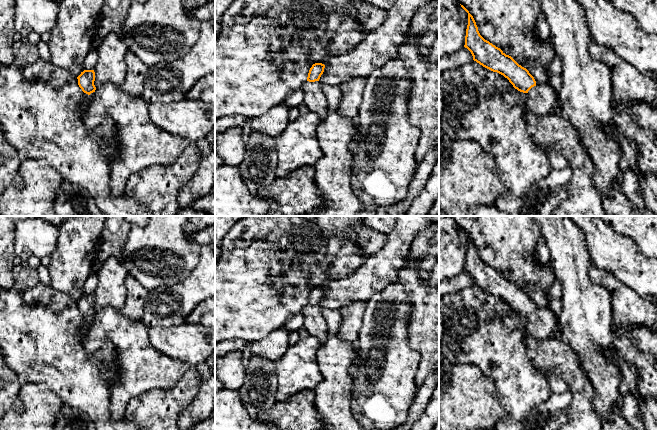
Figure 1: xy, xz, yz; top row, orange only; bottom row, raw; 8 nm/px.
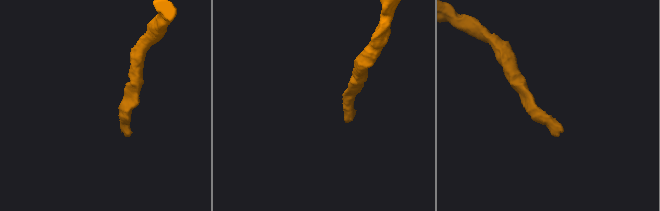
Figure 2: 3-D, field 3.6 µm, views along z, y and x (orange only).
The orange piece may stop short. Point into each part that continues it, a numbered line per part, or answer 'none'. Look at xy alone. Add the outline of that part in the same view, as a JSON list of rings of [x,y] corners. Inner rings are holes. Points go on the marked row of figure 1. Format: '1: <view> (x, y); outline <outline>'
1: xy (87, 98); outline [[[95,92],[91,93],[90,95],[84,93],[83,100],[82,100],[82,107],[83,107],[83,109],[86,109],[87,108],[89,102],[93,98],[94,94],[95,94]]]

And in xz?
1: xz (314, 98); outline [[[305,82],[301,89],[304,92],[304,104],[310,112],[316,113],[323,120],[327,115],[328,102],[324,92],[321,89],[321,82]]]

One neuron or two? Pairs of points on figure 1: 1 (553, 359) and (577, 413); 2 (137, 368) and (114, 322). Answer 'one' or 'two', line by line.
1: one
2: one

